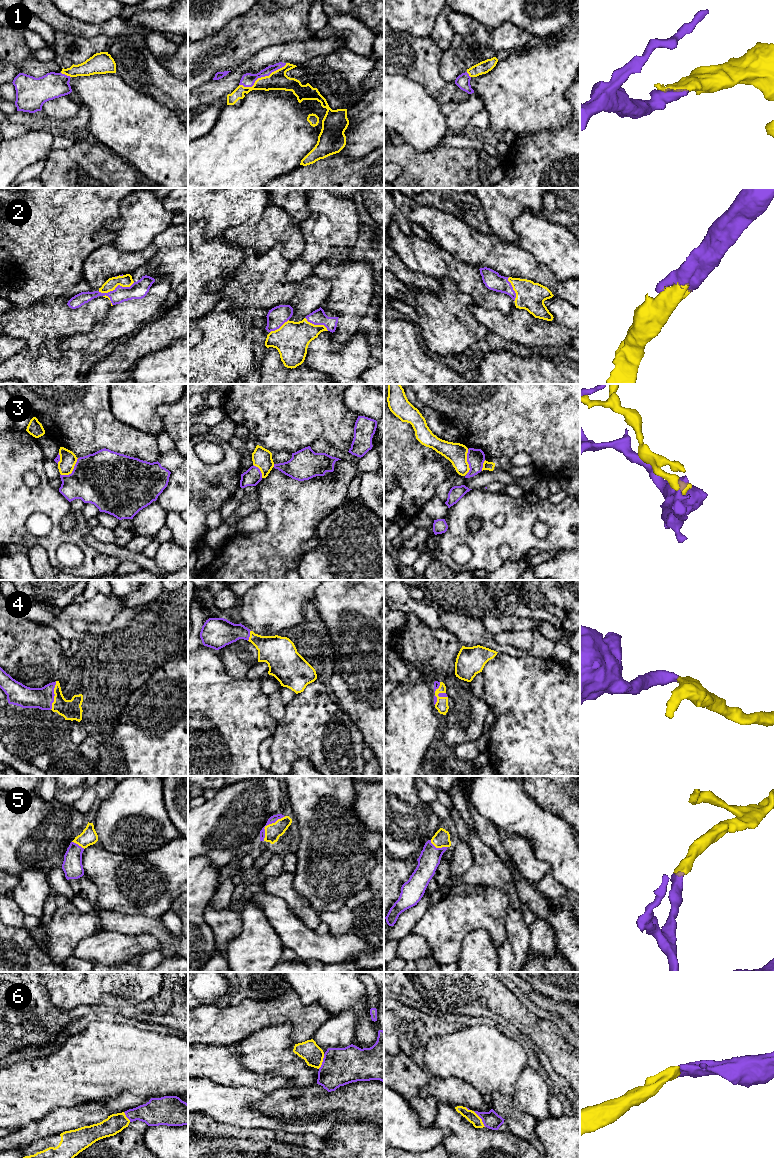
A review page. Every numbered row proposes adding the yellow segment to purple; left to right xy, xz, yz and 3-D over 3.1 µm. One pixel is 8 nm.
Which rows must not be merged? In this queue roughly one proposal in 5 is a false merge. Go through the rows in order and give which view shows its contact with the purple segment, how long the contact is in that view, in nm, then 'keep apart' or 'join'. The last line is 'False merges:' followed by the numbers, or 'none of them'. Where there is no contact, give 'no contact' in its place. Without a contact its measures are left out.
1: meets purple in xz; contact 420 nm long; join
2: meets purple in xy; contact 300 nm long; join
3: meets purple in xy; contact 200 nm long; keep apart
4: meets purple in xy; contact 240 nm long; join
5: meets purple in xz; contact 260 nm long; join
6: meets purple in yz; contact 160 nm long; join
False merges: 3

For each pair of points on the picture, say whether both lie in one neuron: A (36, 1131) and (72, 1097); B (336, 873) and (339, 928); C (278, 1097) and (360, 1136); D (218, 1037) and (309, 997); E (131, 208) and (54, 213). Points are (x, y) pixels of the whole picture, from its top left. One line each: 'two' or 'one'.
A: two
B: two
C: two
D: two
E: two

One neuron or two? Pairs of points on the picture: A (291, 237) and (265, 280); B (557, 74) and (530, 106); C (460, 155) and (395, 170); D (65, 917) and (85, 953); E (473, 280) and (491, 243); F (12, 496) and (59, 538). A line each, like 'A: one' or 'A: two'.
A: two
B: one
C: two
D: two
E: two
F: one

